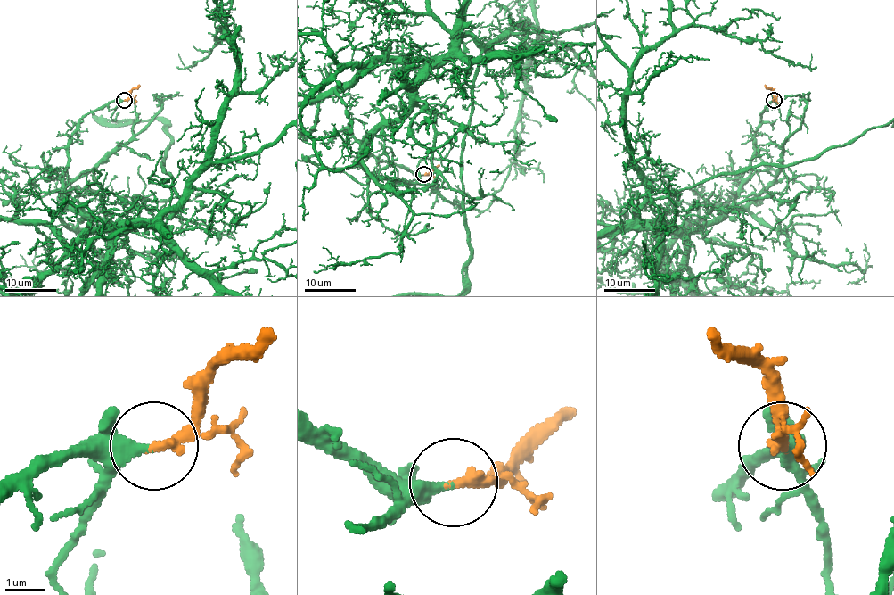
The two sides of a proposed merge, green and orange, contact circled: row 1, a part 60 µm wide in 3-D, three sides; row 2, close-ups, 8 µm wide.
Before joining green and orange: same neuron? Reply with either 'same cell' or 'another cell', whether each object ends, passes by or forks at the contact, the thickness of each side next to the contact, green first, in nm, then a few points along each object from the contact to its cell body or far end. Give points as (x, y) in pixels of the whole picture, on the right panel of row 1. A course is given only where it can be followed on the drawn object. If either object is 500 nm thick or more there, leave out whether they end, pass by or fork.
same cell | green ends | orange passes by | 360/200 nm | orange via (774, 100), (774, 91), (765, 86)

